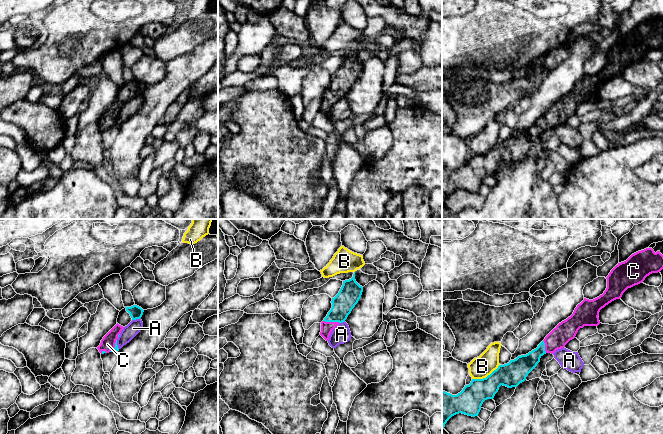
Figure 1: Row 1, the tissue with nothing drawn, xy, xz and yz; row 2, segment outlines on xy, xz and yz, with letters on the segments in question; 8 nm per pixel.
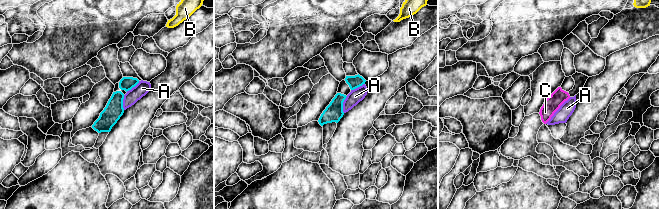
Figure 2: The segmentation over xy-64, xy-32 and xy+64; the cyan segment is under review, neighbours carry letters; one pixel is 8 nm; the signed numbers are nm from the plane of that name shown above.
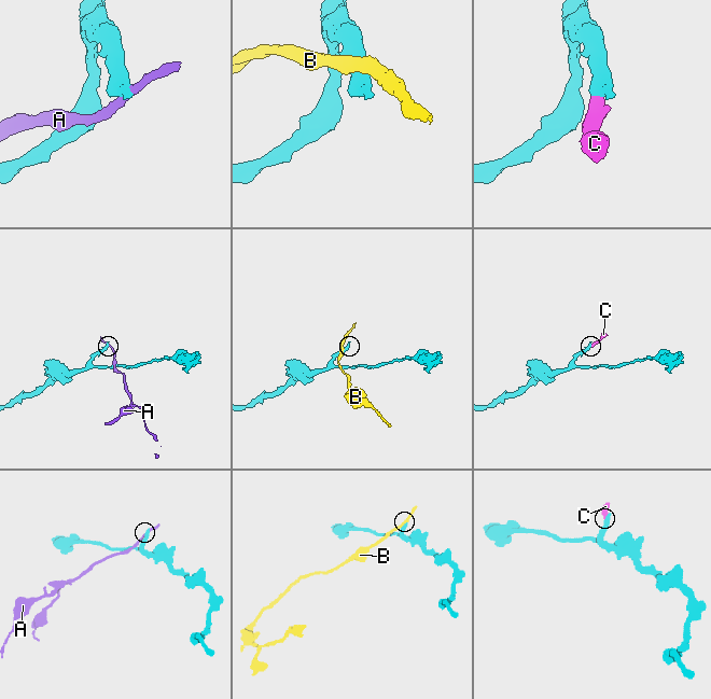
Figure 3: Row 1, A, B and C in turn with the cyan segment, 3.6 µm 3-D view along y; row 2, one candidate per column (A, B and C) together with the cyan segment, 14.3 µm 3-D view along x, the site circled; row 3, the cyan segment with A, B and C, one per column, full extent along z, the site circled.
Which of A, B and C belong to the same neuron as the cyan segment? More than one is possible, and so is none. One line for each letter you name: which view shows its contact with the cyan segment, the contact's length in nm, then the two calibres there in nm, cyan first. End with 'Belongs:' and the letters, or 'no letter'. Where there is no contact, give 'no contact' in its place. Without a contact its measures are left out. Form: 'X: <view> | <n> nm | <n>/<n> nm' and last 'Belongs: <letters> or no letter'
C: xz | 140 nm | 180/100 nm
Belongs: C

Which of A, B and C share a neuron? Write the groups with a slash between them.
A / B / C

